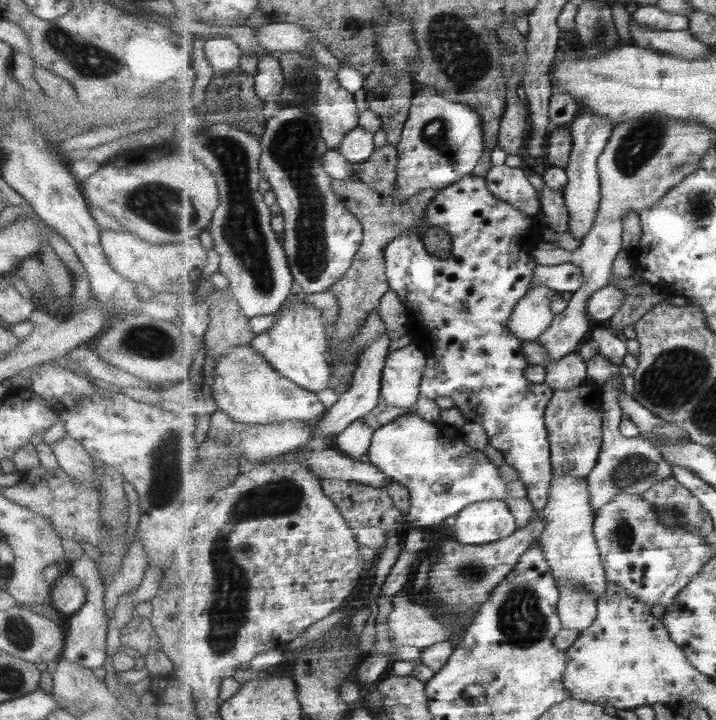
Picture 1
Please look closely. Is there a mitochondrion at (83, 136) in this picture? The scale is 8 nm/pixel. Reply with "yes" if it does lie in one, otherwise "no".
no

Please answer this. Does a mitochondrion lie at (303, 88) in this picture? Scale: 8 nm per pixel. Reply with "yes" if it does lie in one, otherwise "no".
yes

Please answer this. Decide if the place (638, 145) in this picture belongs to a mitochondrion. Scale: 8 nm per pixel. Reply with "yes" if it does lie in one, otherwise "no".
yes

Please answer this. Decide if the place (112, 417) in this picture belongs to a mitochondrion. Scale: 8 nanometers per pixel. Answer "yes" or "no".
no

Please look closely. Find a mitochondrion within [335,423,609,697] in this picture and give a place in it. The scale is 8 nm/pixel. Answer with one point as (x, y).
(522, 619)

